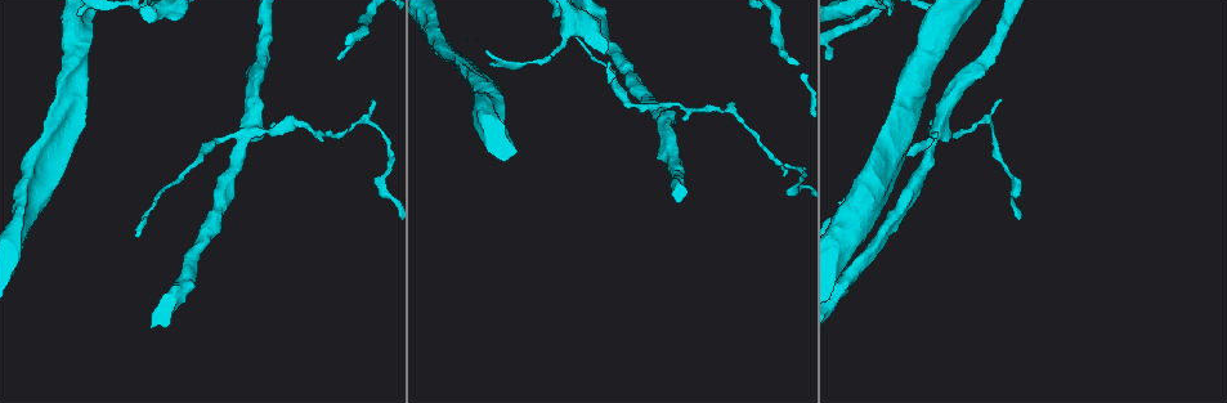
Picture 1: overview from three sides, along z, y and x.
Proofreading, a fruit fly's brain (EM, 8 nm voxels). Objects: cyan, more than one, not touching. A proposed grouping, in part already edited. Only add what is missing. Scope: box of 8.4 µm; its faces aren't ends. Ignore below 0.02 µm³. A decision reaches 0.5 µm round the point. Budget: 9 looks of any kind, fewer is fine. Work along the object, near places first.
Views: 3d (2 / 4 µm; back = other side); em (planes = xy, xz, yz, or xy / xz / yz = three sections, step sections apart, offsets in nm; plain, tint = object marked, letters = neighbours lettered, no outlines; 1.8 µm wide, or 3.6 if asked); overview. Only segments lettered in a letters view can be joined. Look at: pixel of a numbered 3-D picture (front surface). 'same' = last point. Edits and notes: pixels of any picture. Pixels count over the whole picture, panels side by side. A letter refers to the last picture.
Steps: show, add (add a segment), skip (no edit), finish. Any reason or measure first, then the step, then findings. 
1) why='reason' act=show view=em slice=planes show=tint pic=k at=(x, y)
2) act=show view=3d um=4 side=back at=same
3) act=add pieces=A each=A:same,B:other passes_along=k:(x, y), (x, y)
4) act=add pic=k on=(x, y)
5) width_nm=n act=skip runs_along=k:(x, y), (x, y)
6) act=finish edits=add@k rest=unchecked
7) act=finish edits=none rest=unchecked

why='branch stops here' act=show view=3d um=4 pic=1 at=(56, 90)

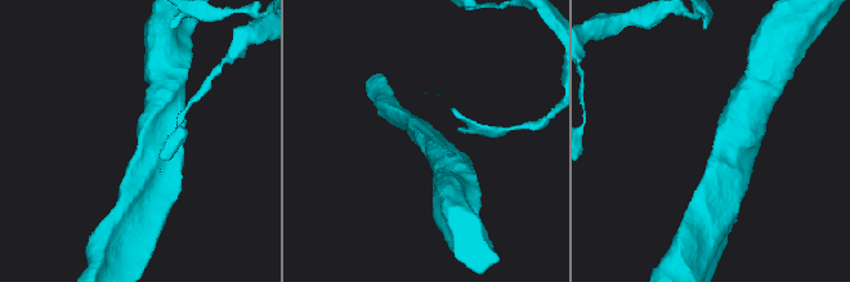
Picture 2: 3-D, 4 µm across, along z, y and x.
act=show view=em slice=xy step=16 show=tint pic=2 at=(138, 141)

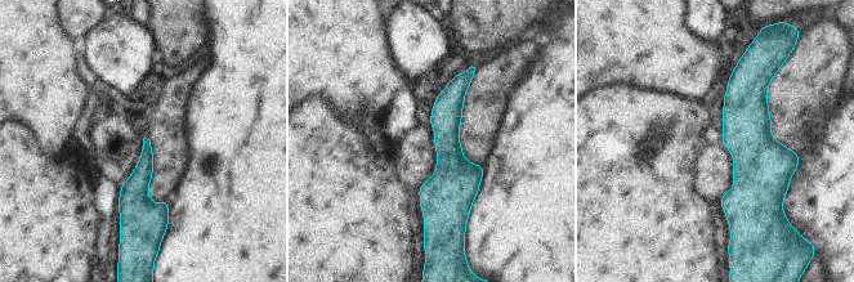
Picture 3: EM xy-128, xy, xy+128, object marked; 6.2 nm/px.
why='another direction' act=show view=em slice=planes show=letters at=same

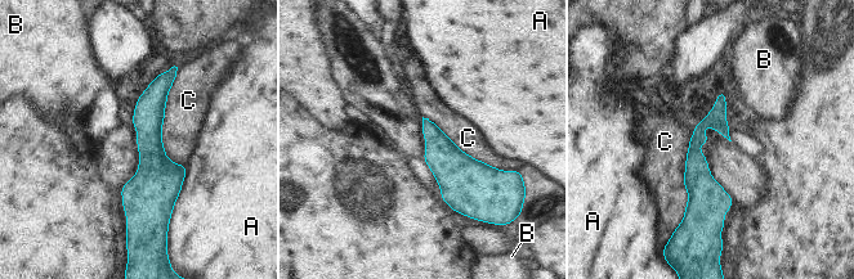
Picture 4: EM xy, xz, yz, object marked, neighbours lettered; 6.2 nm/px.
act=skip each=A:other,B:other,C:other border=4:(178, 68), (161, 142), (179, 166) found='none of them fits'

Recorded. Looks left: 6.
why='four or more arms meet' act=show view=em slice=planes show=letters pic=1 at=(251, 127)

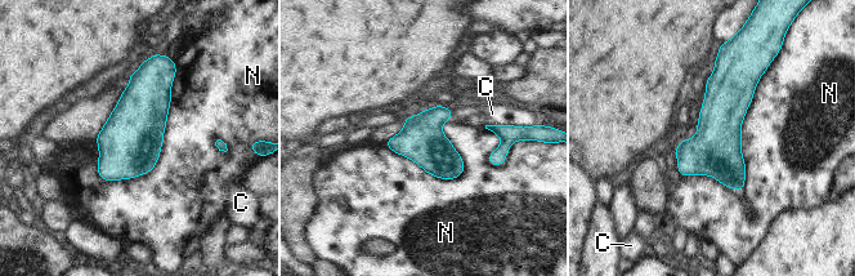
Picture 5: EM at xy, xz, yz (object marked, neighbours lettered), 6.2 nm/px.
act=skip each=C:other,N:other border=5:(174, 61), (157, 163), (102, 179) found='none of them fits'

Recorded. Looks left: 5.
why='tapers out' act=show view=3d um=4 pic=1 at=(1000, 100)

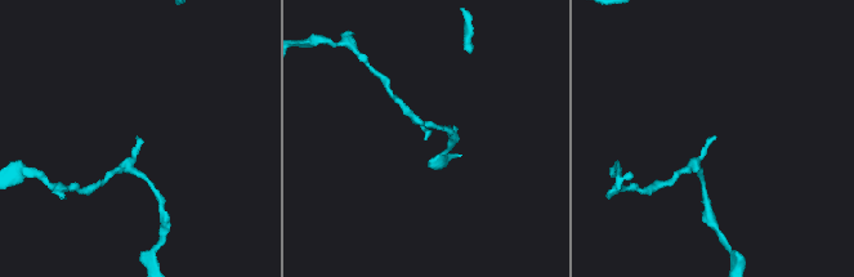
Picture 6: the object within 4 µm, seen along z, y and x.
act=show view=em slice=xz step=8 show=letters pic=6 at=(138, 138)

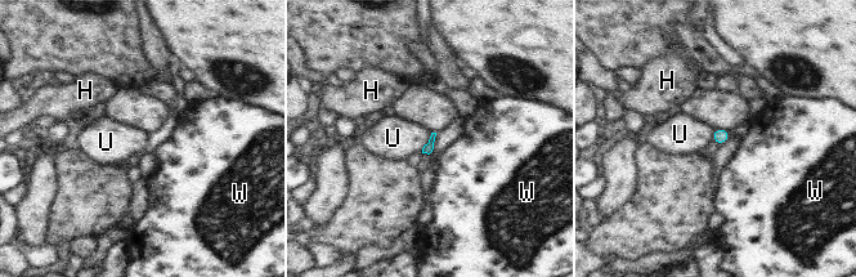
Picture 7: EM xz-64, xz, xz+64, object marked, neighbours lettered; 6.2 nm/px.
act=show view=em slice=planes show=letters at=same

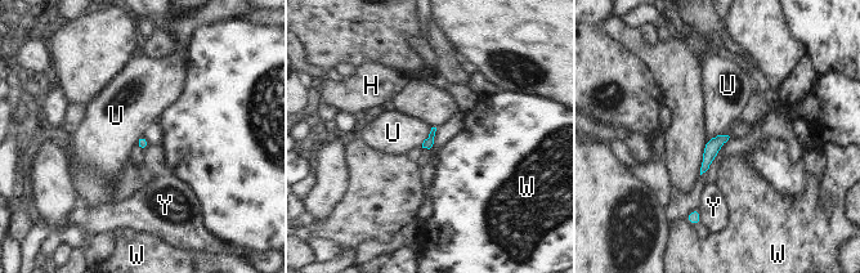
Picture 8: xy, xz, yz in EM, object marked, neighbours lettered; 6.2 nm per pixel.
act=skip each=H:other,U:other,W:other,Y:other found='none of them fits'

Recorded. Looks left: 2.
act=finish edits=none rest=unchecked

